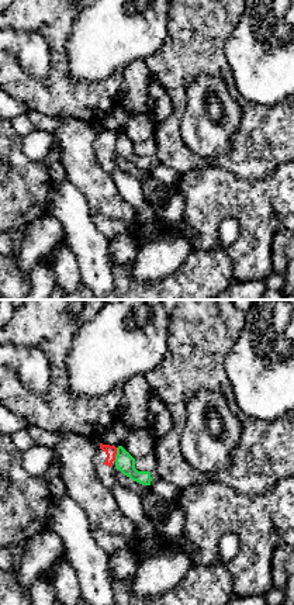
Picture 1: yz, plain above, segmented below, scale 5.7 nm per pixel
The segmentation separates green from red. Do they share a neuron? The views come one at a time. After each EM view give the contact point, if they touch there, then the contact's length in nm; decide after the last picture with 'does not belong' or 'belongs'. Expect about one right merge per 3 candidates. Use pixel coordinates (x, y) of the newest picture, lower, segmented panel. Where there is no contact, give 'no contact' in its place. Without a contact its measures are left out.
contact (116, 455); length 80 nm

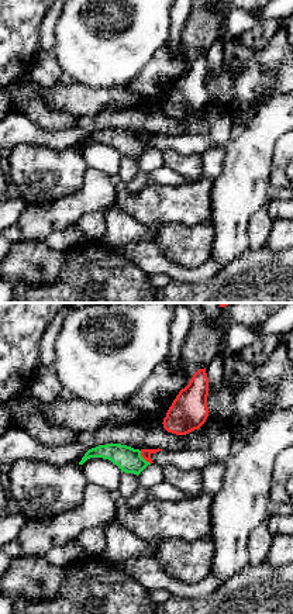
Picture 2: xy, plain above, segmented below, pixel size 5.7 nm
contact (142, 458); length 100 nm

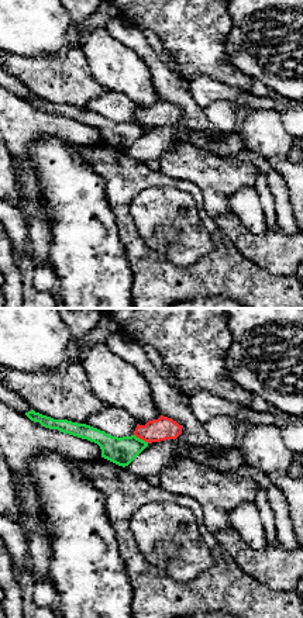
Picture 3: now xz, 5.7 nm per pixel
contact (141, 439); length 100 nm

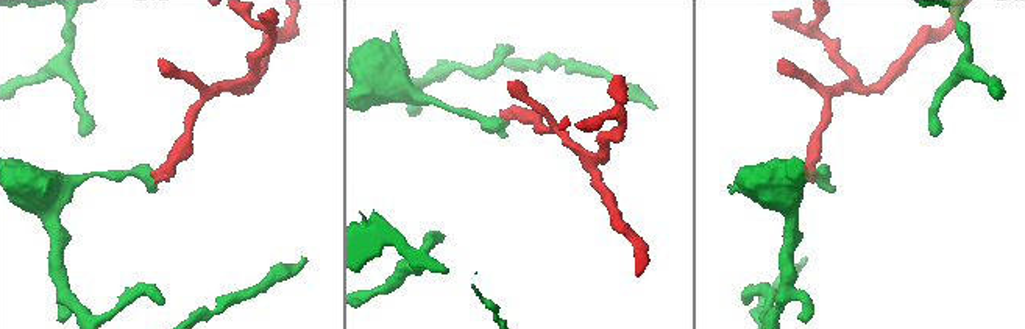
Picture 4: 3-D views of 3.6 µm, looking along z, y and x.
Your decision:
does not belong

